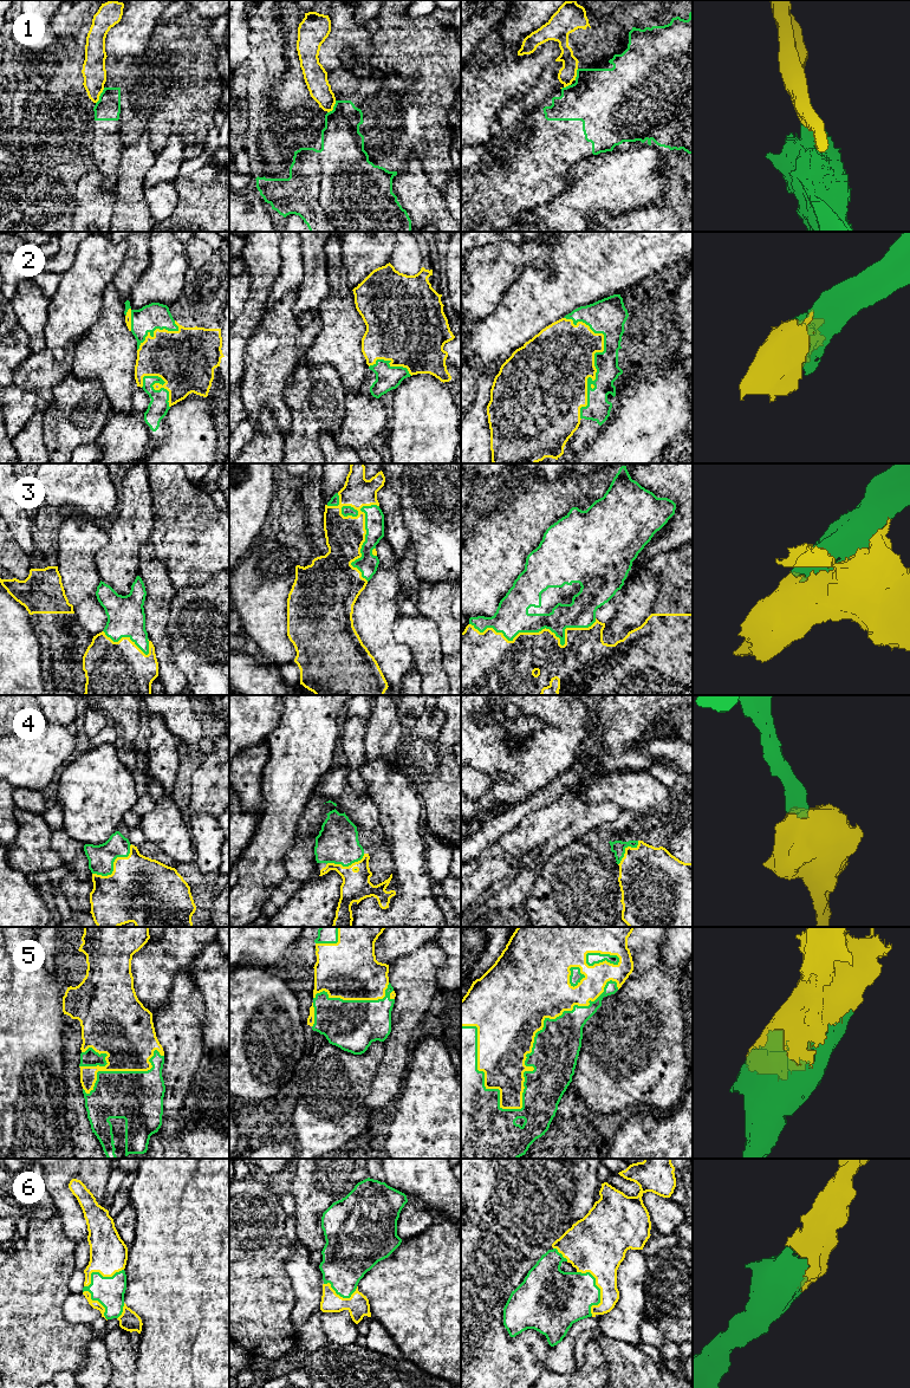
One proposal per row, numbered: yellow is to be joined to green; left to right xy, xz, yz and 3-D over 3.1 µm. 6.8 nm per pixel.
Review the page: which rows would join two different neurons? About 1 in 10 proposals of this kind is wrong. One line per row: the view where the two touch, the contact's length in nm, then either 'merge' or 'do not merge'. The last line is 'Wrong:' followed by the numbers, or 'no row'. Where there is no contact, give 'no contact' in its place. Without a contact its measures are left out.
1: meets green in xy; contact 130 nm long; do not merge
2: meets green in yz; contact 700 nm long; merge
3: meets green in yz; contact 850 nm long; merge
4: meets green in xy; contact 340 nm long; merge
5: meets green in yz; contact 1150 nm long; merge
6: meets green in yz; contact 320 nm long; merge
Wrong: 1

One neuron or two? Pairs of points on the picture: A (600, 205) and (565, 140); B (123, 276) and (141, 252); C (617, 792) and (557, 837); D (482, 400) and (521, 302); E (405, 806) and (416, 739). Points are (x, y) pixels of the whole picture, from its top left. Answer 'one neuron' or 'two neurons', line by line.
A: two neurons
B: one neuron
C: two neurons
D: two neurons
E: two neurons

